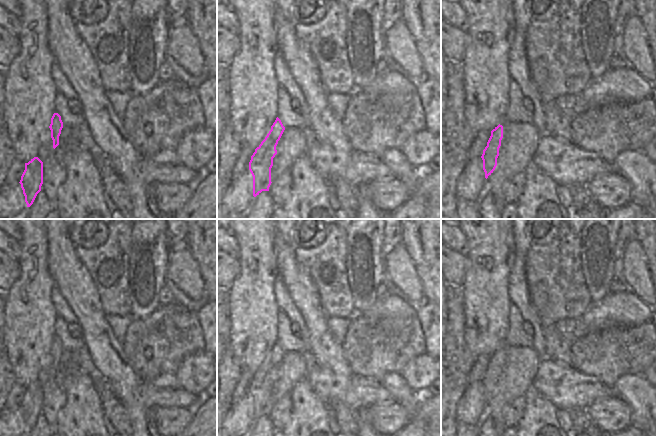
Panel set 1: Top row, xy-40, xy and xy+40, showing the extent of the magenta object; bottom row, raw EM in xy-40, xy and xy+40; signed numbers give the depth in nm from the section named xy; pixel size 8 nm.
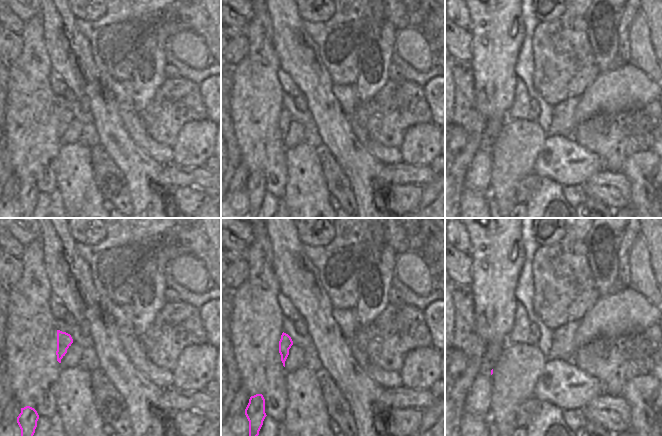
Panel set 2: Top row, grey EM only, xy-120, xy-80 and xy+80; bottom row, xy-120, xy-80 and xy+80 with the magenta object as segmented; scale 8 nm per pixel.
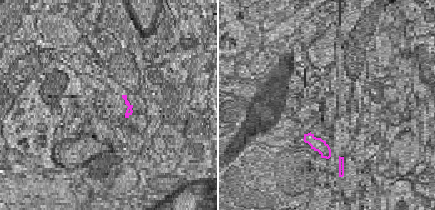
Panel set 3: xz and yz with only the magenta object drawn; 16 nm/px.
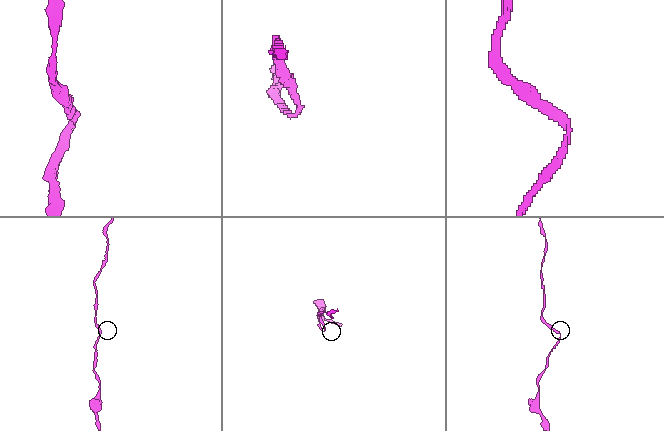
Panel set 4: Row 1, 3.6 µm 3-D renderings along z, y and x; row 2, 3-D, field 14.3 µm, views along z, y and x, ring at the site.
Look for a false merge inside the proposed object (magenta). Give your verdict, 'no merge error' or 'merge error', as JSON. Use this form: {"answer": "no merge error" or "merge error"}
{"answer": "no merge error"}

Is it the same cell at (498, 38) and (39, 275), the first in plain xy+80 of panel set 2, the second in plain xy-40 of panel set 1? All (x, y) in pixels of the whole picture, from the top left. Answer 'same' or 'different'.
same

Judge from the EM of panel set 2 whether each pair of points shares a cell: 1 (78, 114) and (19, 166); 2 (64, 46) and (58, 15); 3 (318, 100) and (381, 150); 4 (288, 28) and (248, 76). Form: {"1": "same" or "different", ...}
{"1": "different", "2": "same", "3": "different", "4": "different"}

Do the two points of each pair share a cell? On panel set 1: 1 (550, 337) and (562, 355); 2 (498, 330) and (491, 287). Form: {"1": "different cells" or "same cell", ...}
{"1": "same cell", "2": "same cell"}

